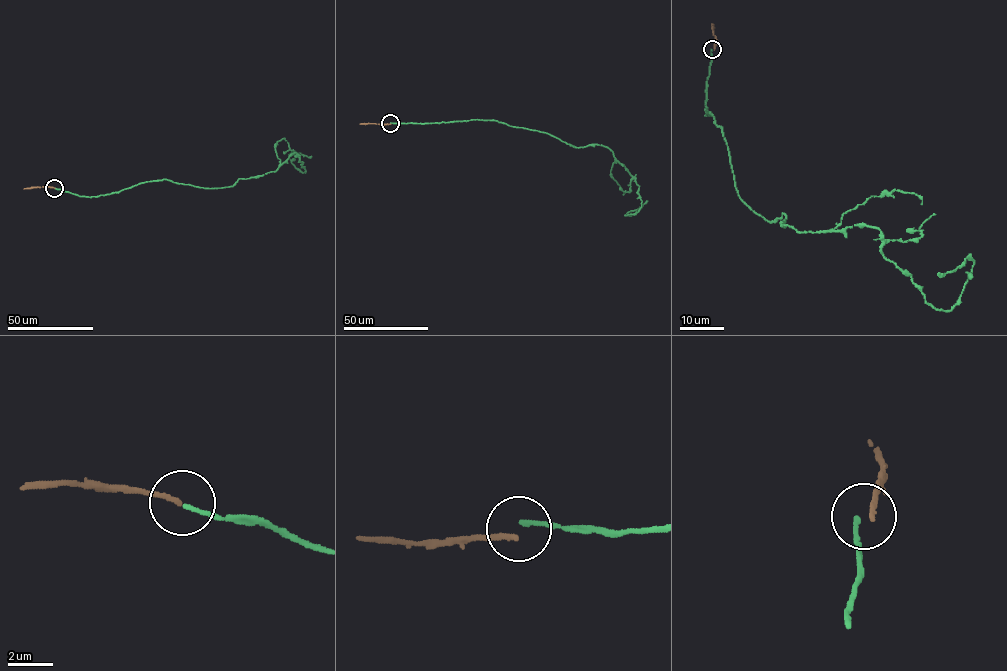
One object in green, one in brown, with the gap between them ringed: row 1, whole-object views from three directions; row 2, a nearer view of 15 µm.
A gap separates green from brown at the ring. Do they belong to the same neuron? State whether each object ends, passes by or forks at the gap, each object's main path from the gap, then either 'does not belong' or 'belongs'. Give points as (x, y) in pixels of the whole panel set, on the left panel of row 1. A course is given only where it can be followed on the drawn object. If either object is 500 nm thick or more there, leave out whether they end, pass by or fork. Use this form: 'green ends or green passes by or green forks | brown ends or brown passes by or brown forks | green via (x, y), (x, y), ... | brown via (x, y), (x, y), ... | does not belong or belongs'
green ends | brown ends | green via (55, 188), (93, 197), (164, 179), (220, 188), (276, 171), (295, 152), (305, 172), (289, 154), (311, 156) | brown via (54, 187), (24, 189) | does not belong

